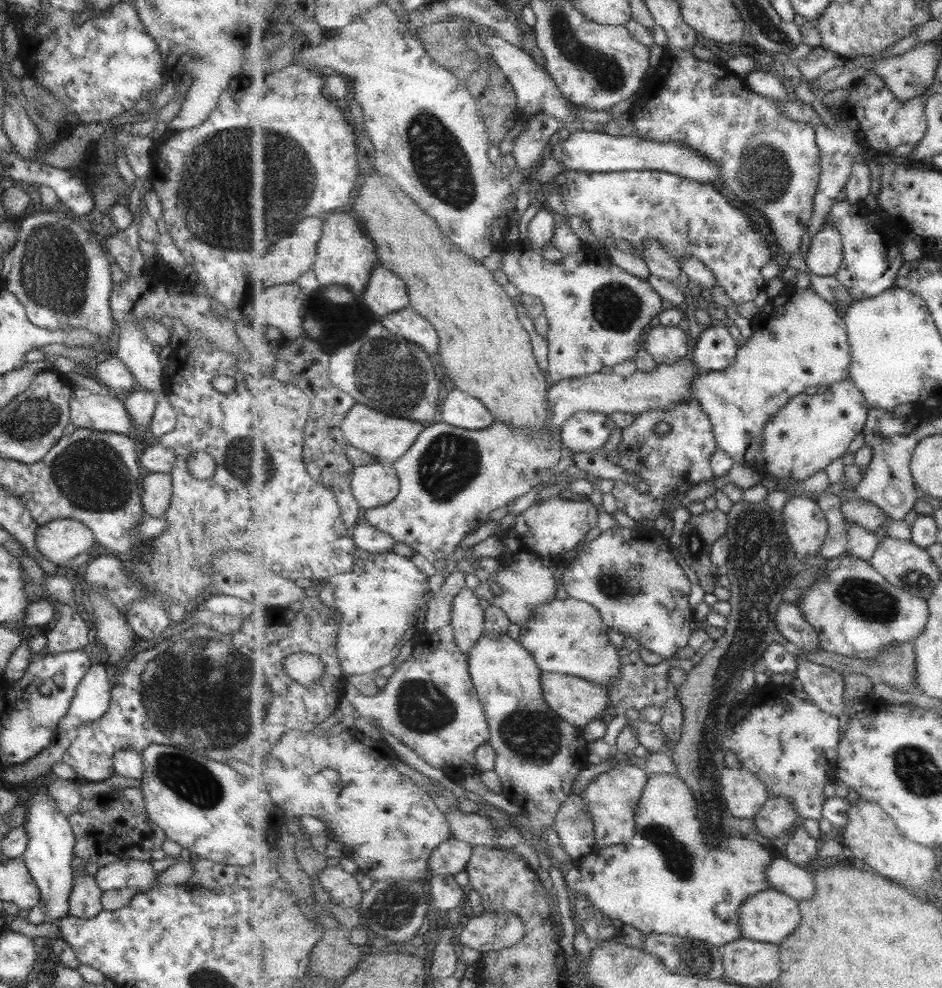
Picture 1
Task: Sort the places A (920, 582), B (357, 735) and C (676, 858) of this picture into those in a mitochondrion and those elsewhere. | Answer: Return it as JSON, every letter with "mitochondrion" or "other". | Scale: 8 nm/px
{"A":"mitochondrion","B":"other","C":"mitochondrion"}

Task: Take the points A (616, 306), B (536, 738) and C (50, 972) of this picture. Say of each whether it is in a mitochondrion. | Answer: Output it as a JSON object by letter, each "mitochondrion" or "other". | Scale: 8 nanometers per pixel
{"A":"mitochondrion","B":"mitochondrion","C":"other"}

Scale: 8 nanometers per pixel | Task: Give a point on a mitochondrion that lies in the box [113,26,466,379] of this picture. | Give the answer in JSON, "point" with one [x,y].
{"point":[287,169]}

